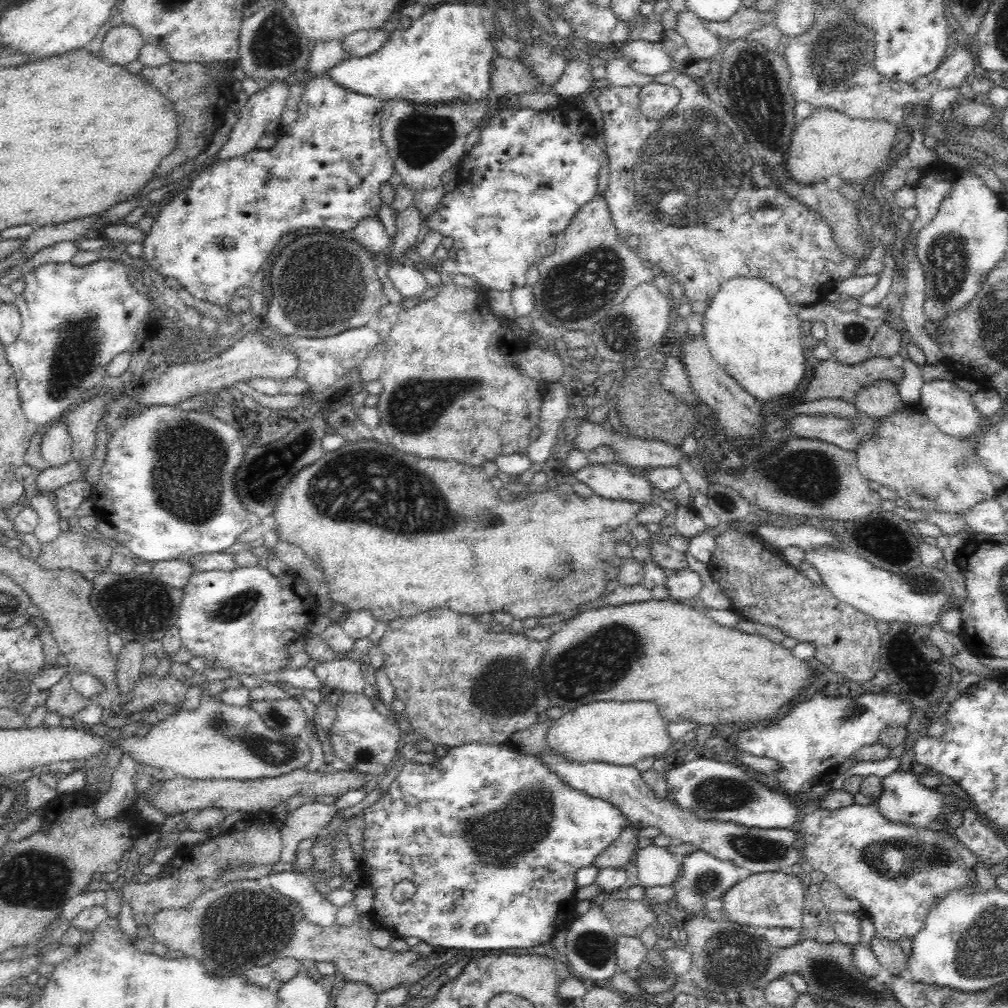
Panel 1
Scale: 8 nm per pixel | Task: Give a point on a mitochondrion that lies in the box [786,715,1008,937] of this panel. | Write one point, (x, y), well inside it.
(879, 858)

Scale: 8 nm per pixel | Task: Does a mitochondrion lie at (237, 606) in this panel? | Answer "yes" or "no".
yes

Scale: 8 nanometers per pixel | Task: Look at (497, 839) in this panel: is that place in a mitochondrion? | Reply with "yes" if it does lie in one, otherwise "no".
yes

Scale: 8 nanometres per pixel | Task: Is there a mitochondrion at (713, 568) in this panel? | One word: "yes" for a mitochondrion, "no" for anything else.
no

